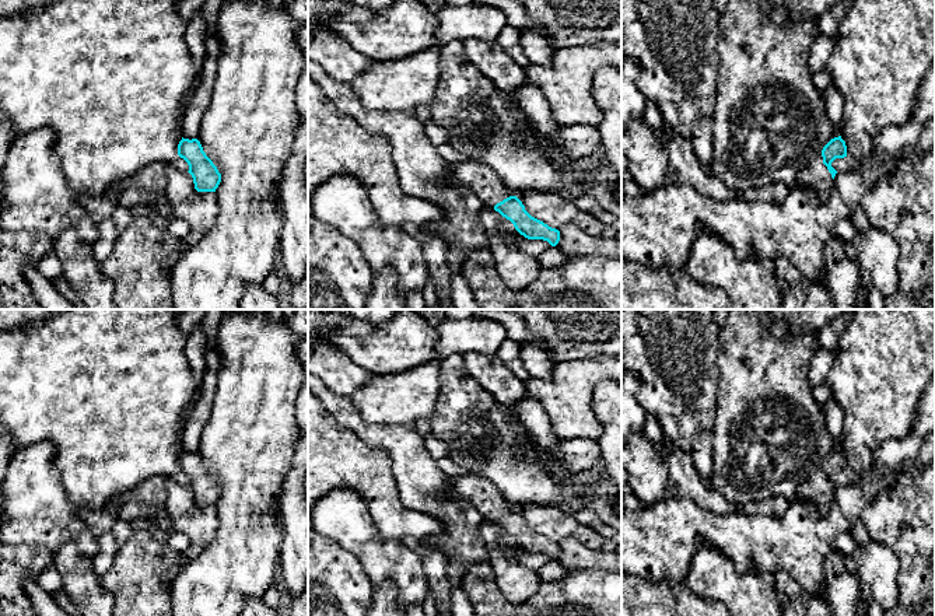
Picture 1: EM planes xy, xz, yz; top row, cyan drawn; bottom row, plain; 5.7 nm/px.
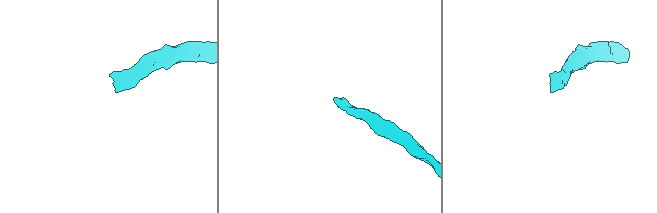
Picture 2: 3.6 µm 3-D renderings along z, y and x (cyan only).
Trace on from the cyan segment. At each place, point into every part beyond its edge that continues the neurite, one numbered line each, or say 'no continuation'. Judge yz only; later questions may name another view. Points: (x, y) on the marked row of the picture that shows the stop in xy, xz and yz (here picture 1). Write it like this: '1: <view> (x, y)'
1: yz (816, 178)

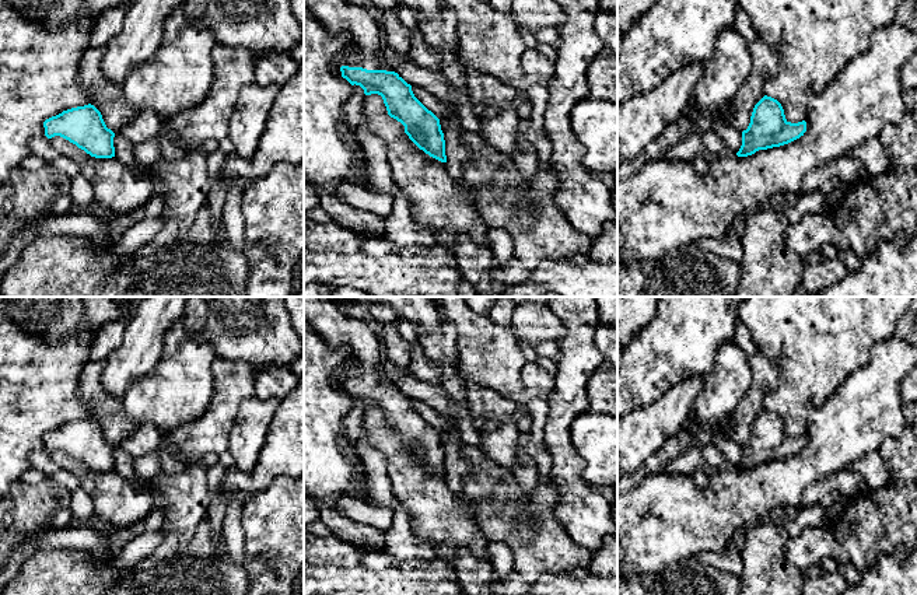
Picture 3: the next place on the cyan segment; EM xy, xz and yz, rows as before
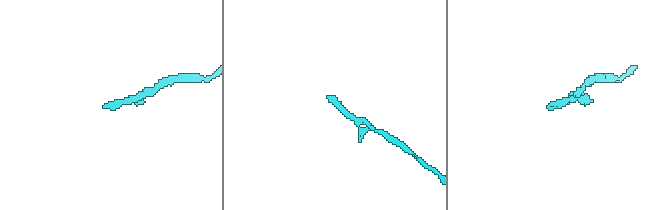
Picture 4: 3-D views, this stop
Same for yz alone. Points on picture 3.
no continuation

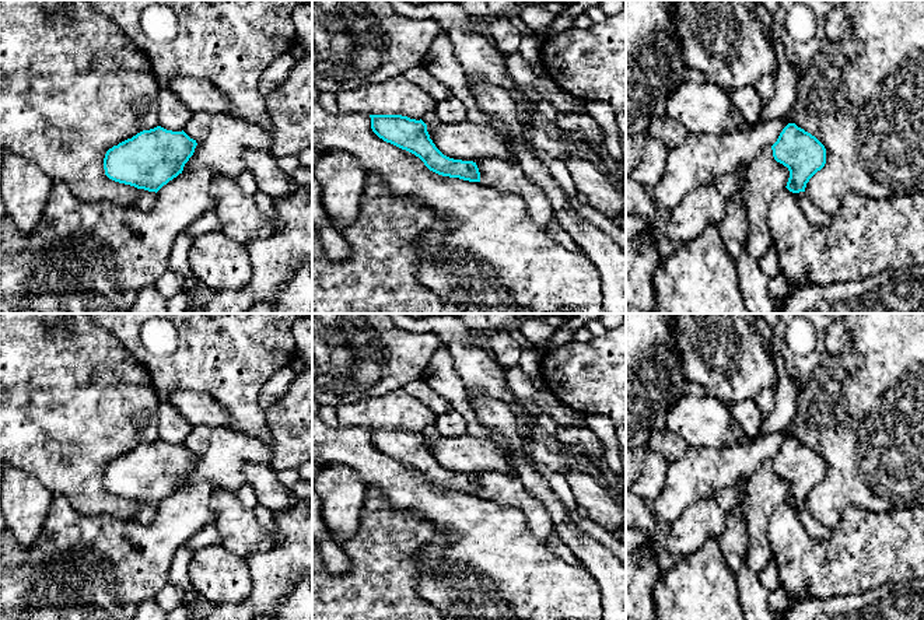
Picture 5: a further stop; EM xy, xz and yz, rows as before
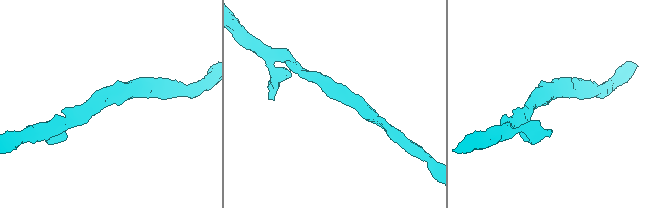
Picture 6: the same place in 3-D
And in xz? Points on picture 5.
no continuation

